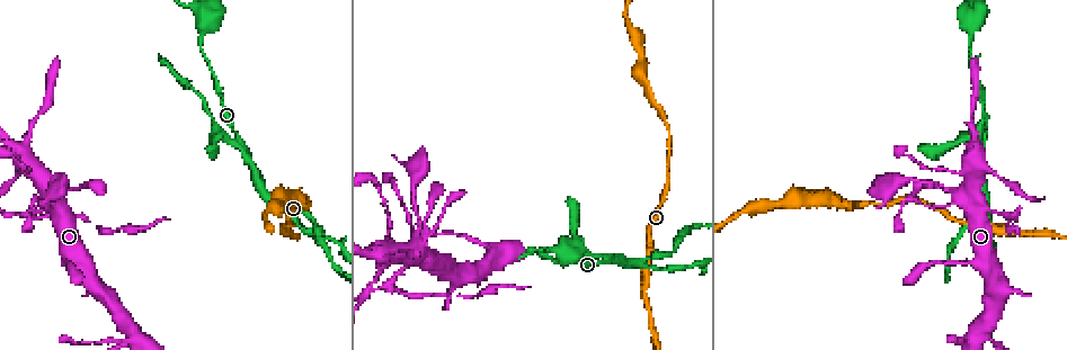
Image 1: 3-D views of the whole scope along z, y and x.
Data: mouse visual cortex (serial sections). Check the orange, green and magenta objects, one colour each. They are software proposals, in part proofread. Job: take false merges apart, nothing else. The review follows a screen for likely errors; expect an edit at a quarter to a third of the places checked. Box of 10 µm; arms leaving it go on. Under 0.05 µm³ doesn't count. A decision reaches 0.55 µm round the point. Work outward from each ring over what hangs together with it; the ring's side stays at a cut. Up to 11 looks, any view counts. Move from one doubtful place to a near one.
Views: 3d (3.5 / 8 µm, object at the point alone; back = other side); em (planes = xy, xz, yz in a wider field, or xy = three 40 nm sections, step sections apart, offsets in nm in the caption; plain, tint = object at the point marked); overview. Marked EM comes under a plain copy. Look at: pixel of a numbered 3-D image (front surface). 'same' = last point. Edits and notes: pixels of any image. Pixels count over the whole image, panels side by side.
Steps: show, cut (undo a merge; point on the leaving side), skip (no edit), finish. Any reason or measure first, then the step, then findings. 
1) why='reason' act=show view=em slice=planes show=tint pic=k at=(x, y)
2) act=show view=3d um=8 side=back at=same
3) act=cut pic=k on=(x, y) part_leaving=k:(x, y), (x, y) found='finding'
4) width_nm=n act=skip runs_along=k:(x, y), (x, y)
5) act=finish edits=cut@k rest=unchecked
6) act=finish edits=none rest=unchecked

why='abrupt turn' act=show view=3d um=8 pic=1 at=(34, 215)

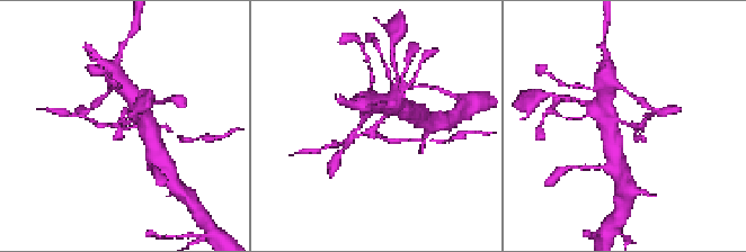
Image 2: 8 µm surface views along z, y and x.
why='closer look' act=show view=3d um=3.5 at=same

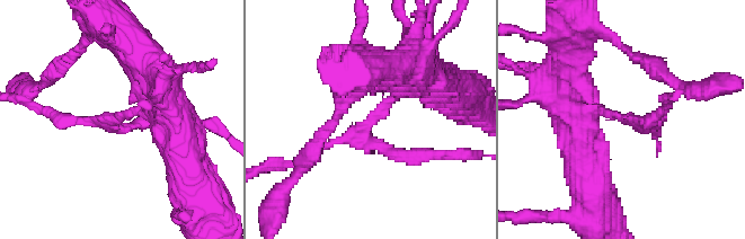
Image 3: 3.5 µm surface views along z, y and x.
act=show view=em slice=xy step=5 show=tint pic=3 at=(364, 127)

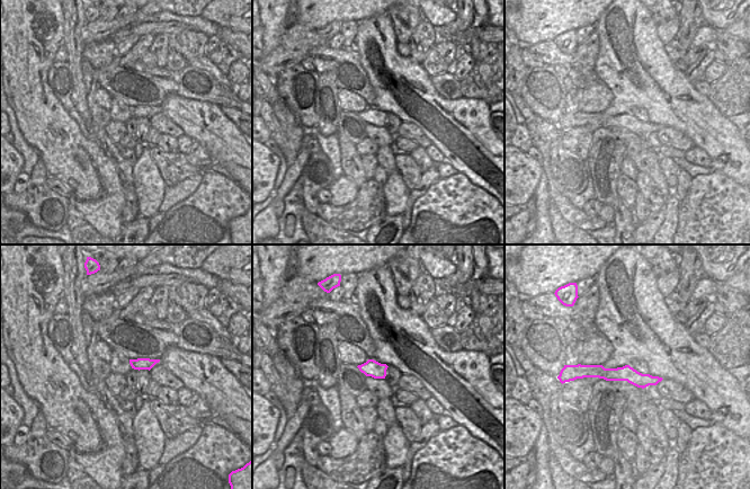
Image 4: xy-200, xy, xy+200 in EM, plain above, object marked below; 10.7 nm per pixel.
arm_widths_nm=150,200,300 act=cut pic=3 on=(130, 126) part_leaving=3:(388, 103), (364, 129), (367, 143), (423, 155) found='a second cell is stuck on'

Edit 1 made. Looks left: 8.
act=show view=3d um=8 pic=1 at=(419, 172)

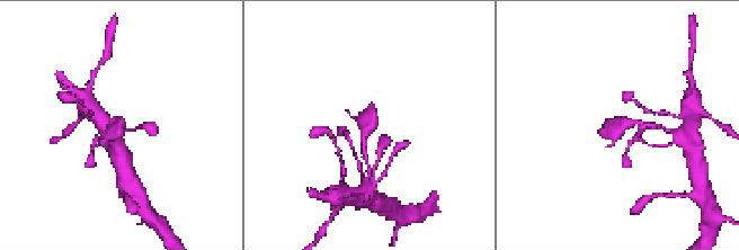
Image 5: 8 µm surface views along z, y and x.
act=show view=em slice=xy step=3 show=tint at=same

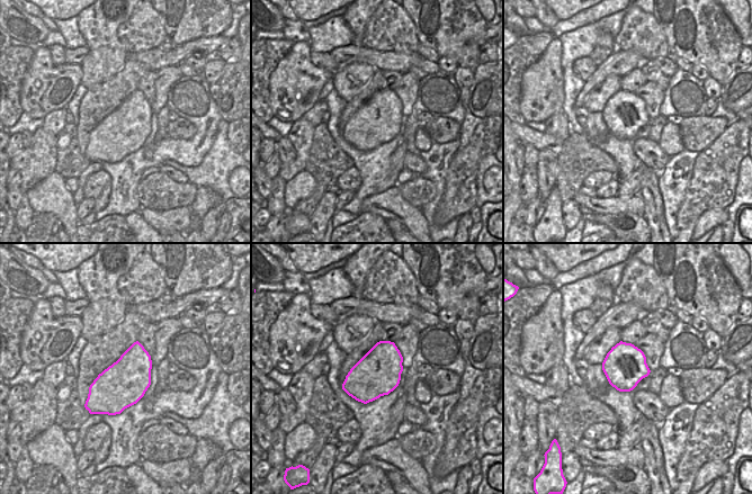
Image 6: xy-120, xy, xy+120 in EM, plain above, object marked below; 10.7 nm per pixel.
act=skip runs_along=5:(648, 125), (625, 123), (601, 134) found='all the same cell'

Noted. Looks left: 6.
why='calibre changes' act=show view=3d um=3.5 pic=1 at=(290, 201)

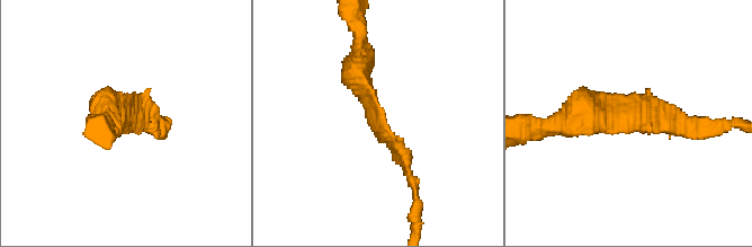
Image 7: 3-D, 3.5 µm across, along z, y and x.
why='need the tissue' act=show view=em slice=xy step=3 show=tint pic=7 at=(625, 123)

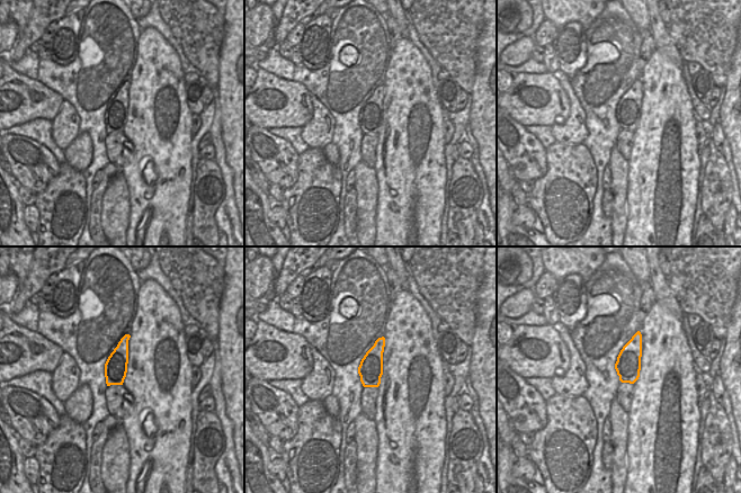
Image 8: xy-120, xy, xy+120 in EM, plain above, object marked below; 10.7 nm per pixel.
act=skip runs_along=7:(410, 177), (358, 81), (358, 44) found='continuous, no second cell'

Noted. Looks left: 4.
act=show view=overview

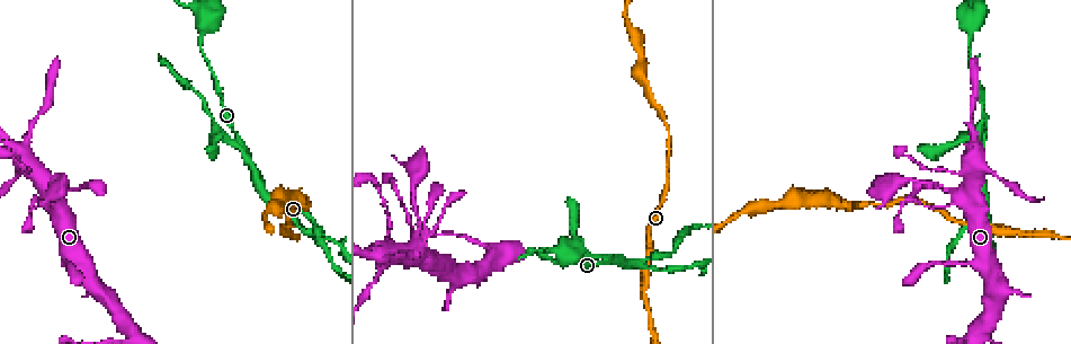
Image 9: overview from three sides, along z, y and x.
why='three arms meet' act=show view=3d um=3.5 pic=9 at=(246, 154)

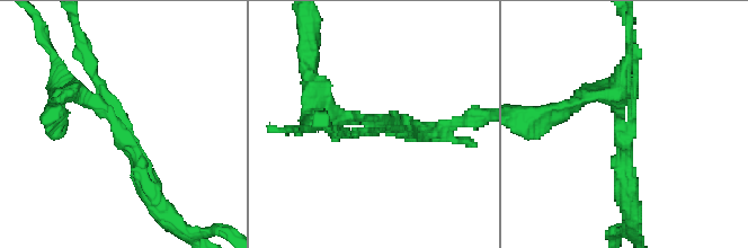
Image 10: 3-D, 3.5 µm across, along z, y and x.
act=cut pic=10 on=(90, 97) part_leaving=10:(116, 126), (76, 91), (58, 108) found='two cells meet here'

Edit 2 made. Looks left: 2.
act=finish edits=cut@3,cut@10 rest=unchecked

